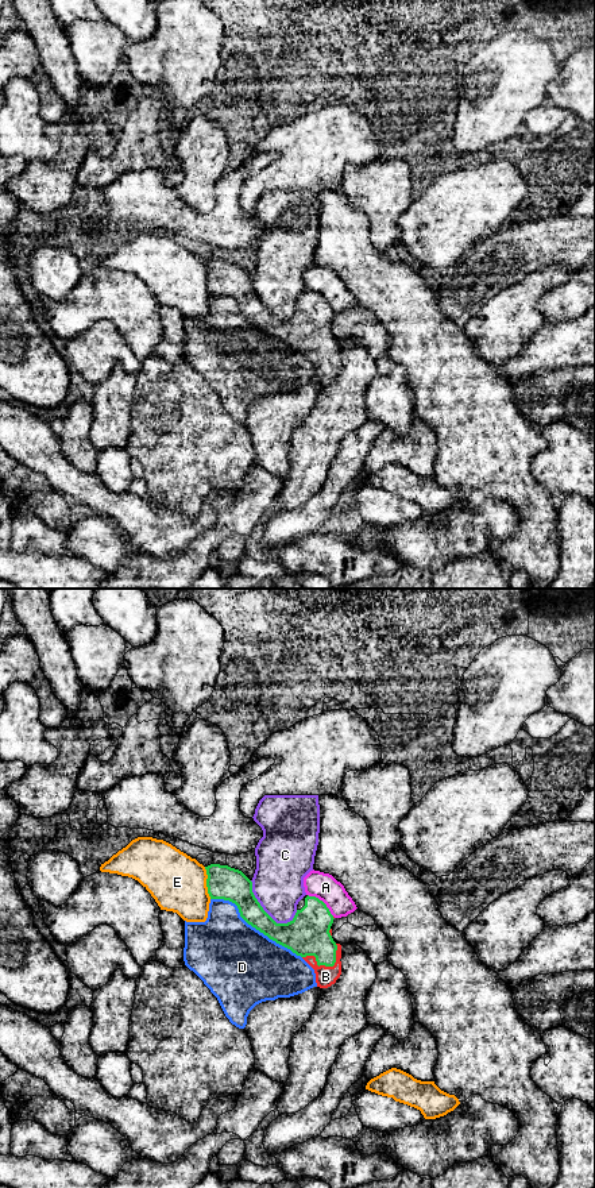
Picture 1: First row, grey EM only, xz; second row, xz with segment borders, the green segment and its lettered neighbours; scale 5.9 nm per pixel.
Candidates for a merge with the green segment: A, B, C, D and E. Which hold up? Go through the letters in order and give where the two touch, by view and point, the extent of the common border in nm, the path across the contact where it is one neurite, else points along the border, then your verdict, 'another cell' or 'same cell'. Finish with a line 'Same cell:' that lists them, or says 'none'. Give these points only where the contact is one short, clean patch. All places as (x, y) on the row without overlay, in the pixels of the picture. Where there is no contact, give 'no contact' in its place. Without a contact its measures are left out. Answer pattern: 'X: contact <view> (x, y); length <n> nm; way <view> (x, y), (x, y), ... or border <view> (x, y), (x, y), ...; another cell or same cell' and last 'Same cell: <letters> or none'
A: contact xz (323, 297); length 200 nm; border xz (308, 289), (319, 293), (333, 311); another cell
B: contact xz (325, 361); length 220 nm; way xz (308, 330), (324, 351), (325, 361), (325, 371); same cell
C: contact xz (263, 305); length 360 nm; another cell
D: contact xz (254, 321); length 650 nm; another cell
E: contact xz (207, 278); length 200 nm; another cell
Same cell: B

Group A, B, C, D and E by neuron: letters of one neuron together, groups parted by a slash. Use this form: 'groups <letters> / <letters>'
groups A / B / C / D / E

